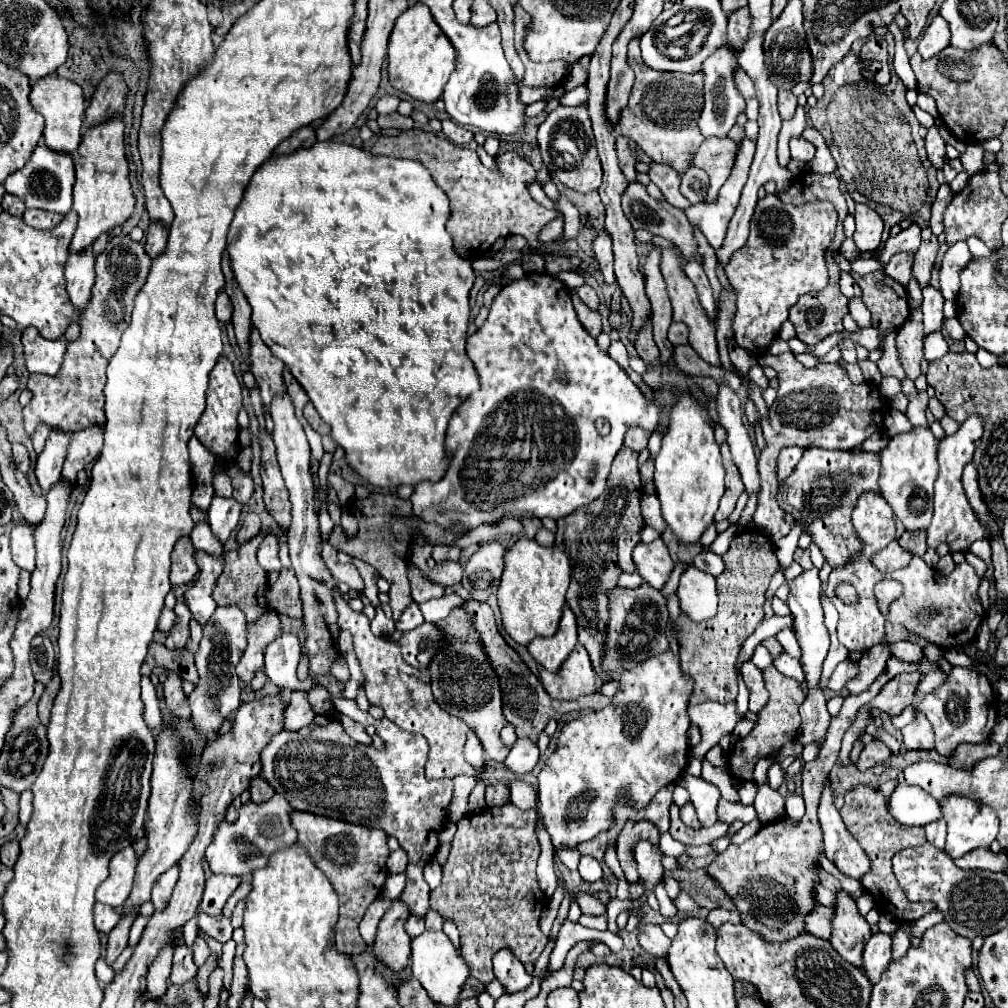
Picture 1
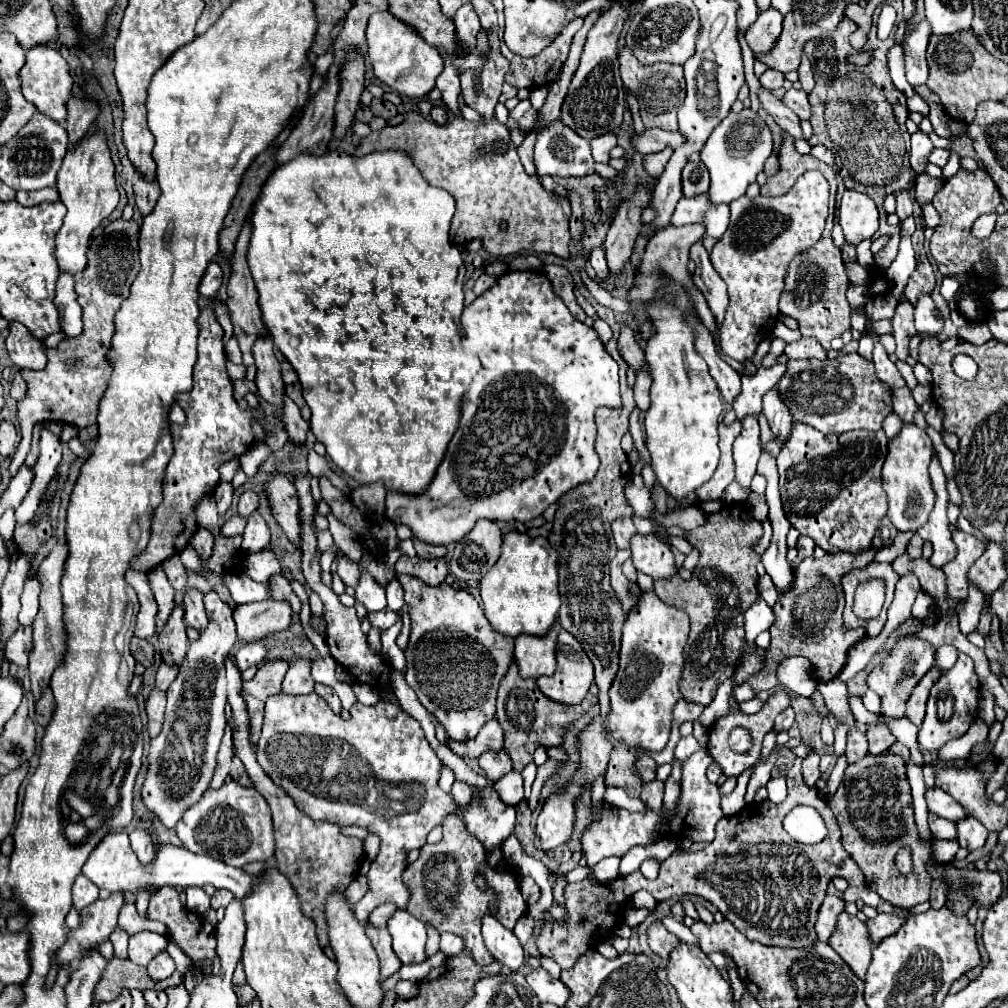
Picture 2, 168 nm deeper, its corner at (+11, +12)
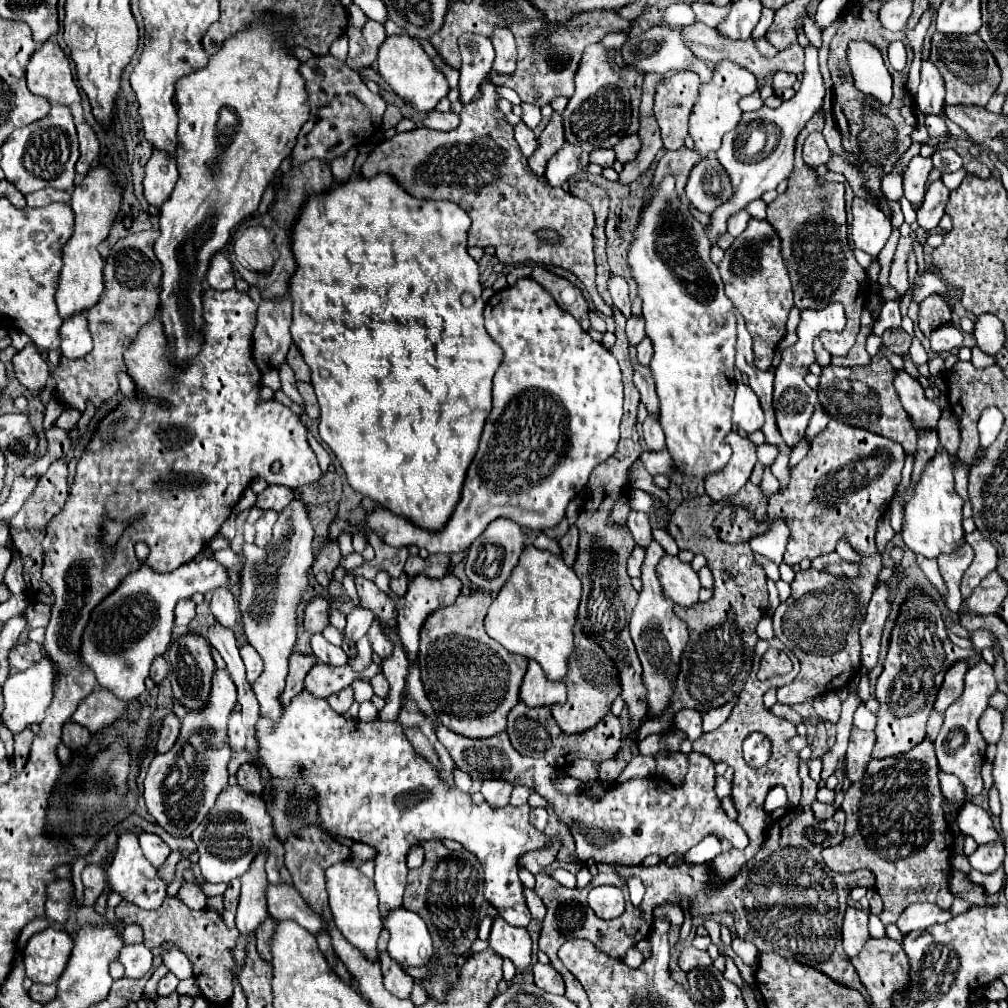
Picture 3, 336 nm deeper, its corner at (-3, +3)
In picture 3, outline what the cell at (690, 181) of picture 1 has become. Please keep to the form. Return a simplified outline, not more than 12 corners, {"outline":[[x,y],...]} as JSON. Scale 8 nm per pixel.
{"outline":[[716,159],[694,165],[686,197],[708,215],[732,197]]}

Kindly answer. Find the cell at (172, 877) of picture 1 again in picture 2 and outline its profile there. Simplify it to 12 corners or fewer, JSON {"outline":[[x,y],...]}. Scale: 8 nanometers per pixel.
{"outline":[[136,828],[130,832],[130,846],[142,864],[154,856],[150,832]]}

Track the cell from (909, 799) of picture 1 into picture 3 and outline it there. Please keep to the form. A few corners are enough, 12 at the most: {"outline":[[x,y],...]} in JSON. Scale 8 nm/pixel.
{"outline":[[966,803],[958,829],[978,845],[1000,841],[988,811]]}

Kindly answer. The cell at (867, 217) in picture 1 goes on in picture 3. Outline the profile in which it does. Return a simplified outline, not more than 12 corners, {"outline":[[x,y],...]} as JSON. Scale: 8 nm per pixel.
{"outline":[[854,197],[852,239],[876,257],[892,233],[890,219]]}

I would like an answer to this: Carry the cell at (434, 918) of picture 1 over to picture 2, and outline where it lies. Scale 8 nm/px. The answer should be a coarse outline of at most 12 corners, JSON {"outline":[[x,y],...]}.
{"outline":[[427,924],[426,955],[439,951],[440,933]]}

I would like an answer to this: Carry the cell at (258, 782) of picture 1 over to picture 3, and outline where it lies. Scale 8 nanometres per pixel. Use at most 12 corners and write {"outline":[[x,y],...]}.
{"outline":[[244,763],[238,769],[238,785],[244,791],[262,795],[260,773]]}

